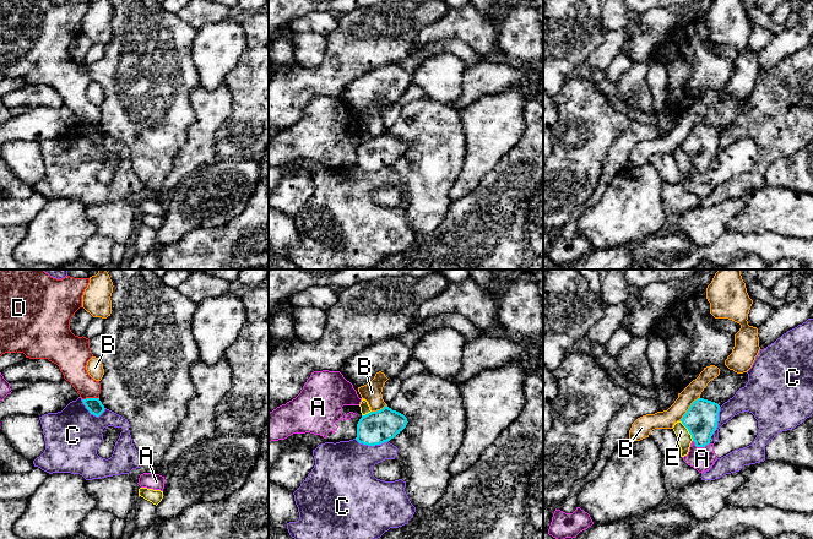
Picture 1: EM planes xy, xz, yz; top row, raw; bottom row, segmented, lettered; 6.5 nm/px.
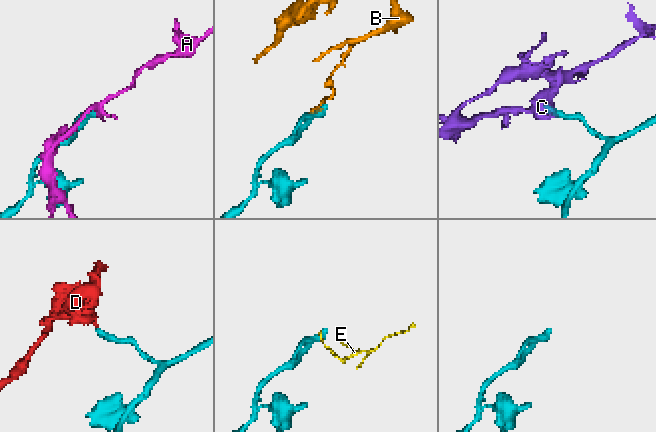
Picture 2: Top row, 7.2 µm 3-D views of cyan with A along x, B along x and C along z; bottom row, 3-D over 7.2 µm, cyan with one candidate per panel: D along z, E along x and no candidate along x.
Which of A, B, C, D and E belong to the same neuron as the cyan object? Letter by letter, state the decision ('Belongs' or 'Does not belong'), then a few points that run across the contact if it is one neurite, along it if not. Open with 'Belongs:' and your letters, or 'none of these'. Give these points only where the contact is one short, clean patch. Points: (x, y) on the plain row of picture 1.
Belongs: none of these
A: Does not belong
B: Does not belong. Line: yz (699, 123), (679, 146)
C: Does not belong
D: Does not belong. Line: xy (98, 123), (86, 123), (82, 125)
E: Does not belong. Line: yz (681, 146), (693, 165)

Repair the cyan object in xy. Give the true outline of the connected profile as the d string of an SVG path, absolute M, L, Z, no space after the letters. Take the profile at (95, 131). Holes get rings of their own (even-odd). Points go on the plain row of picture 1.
M86 124L82 125L86 134L90 136L91 140L99 142L104 137L104 131L99 126L99 124Z

